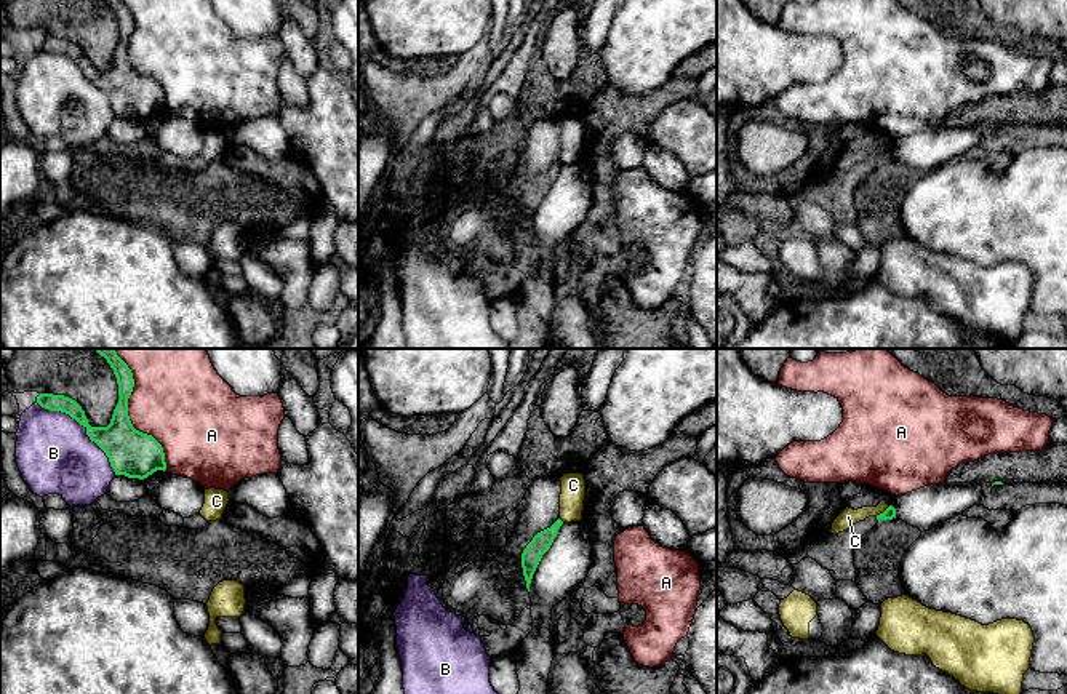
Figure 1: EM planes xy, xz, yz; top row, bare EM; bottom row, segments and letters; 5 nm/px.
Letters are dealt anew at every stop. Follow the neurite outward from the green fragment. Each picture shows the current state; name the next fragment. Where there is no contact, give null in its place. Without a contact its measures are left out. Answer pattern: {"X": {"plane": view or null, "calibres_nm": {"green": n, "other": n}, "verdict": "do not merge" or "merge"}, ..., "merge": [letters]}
{"A": {"plane": "xy", "calibres_nm": {"green": 240, "other": 420}, "verdict": "do not merge"}, "B": {"plane": "xy", "calibres_nm": {"green": 220, "other": 380}, "verdict": "do not merge"}, "C": {"plane": "yz", "calibres_nm": {"green": 60, "other": 90}, "verdict": "do not merge"}, "merge": []}

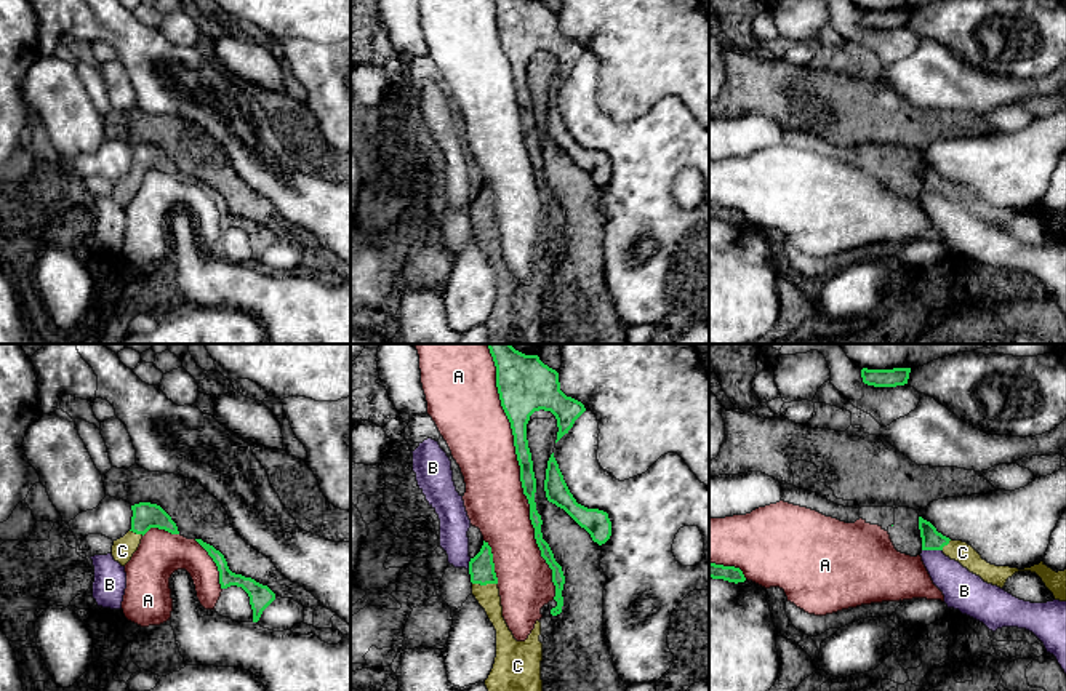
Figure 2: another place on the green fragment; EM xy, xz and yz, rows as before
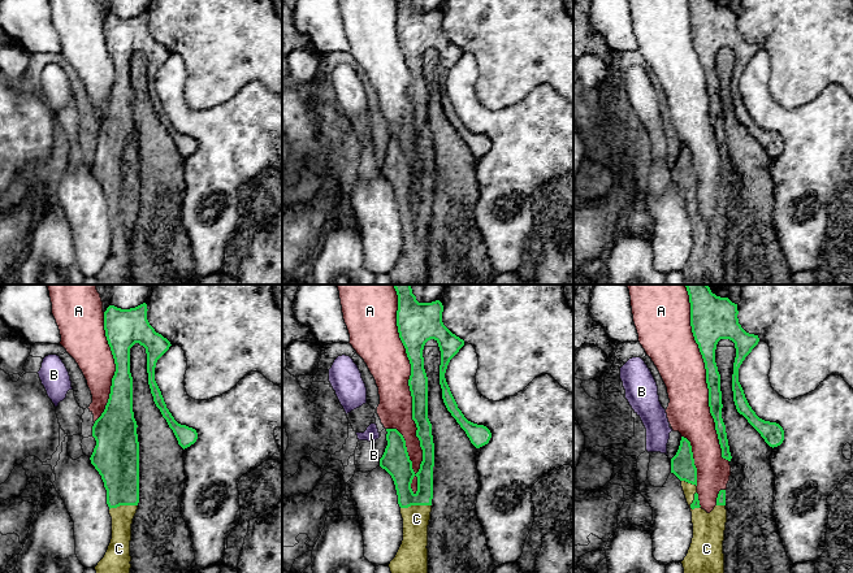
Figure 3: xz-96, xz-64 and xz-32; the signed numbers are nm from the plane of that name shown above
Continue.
{"A": {"plane": "xz", "calibres_nm": {"green": 80, "other": 300}, "verdict": "do not merge"}, "B": {"plane": "yz", "calibres_nm": {"green": 100, "other": 190}, "verdict": "do not merge"}, "C": {"plane": "xz", "calibres_nm": {"green": 130, "other": 110}, "verdict": "merge"}, "merge": ["C"]}

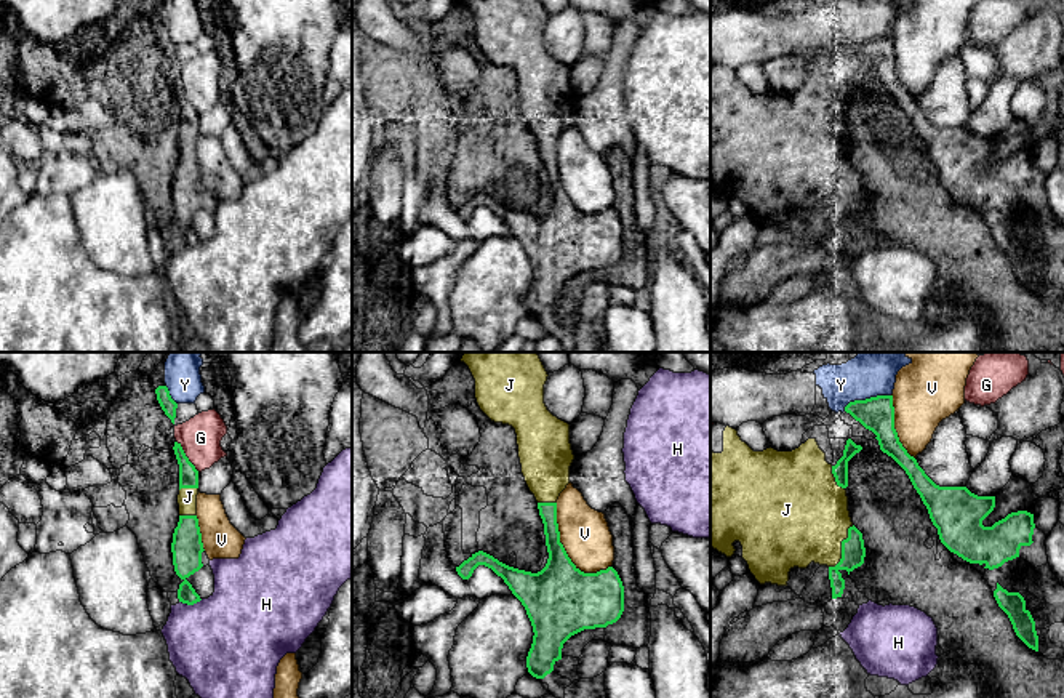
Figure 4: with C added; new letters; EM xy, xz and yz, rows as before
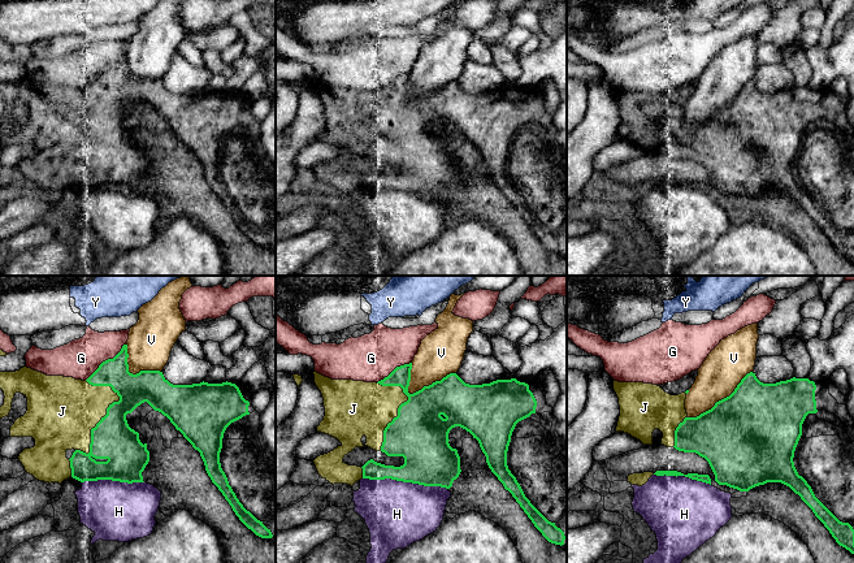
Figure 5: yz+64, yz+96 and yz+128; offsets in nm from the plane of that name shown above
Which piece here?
{"G": {"plane": "xy", "calibres_nm": {"green": 100, "other": 220}, "verdict": "do not merge"}, "H": {"plane": "xy", "calibres_nm": {"green": 140, "other": 480}, "verdict": "do not merge"}, "J": {"plane": "yz", "calibres_nm": {"green": 120, "other": 460}, "verdict": "merge"}, "V": {"plane": "xz", "calibres_nm": {"green": 360, "other": 260}, "verdict": "do not merge"}, "Y": {"plane": "yz", "calibres_nm": {"green": 180, "other": 200}, "verdict": "do not merge"}, "merge": ["J"]}

